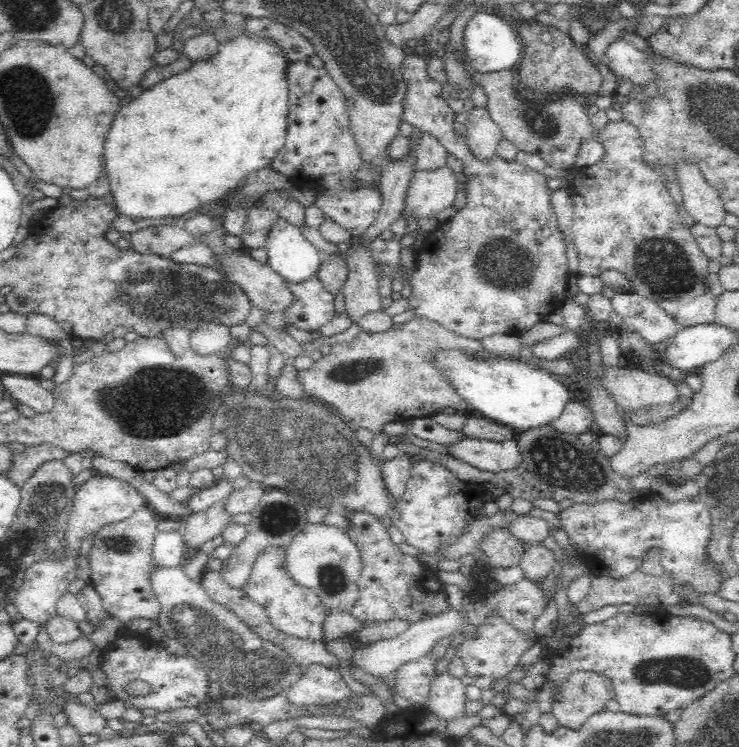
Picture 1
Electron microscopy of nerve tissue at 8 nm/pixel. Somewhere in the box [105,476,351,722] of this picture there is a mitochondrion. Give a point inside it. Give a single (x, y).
(240, 665)

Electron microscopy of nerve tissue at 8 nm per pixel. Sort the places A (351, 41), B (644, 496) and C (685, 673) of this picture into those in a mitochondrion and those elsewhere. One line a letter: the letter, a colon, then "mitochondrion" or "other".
A: mitochondrion
B: other
C: mitochondrion

